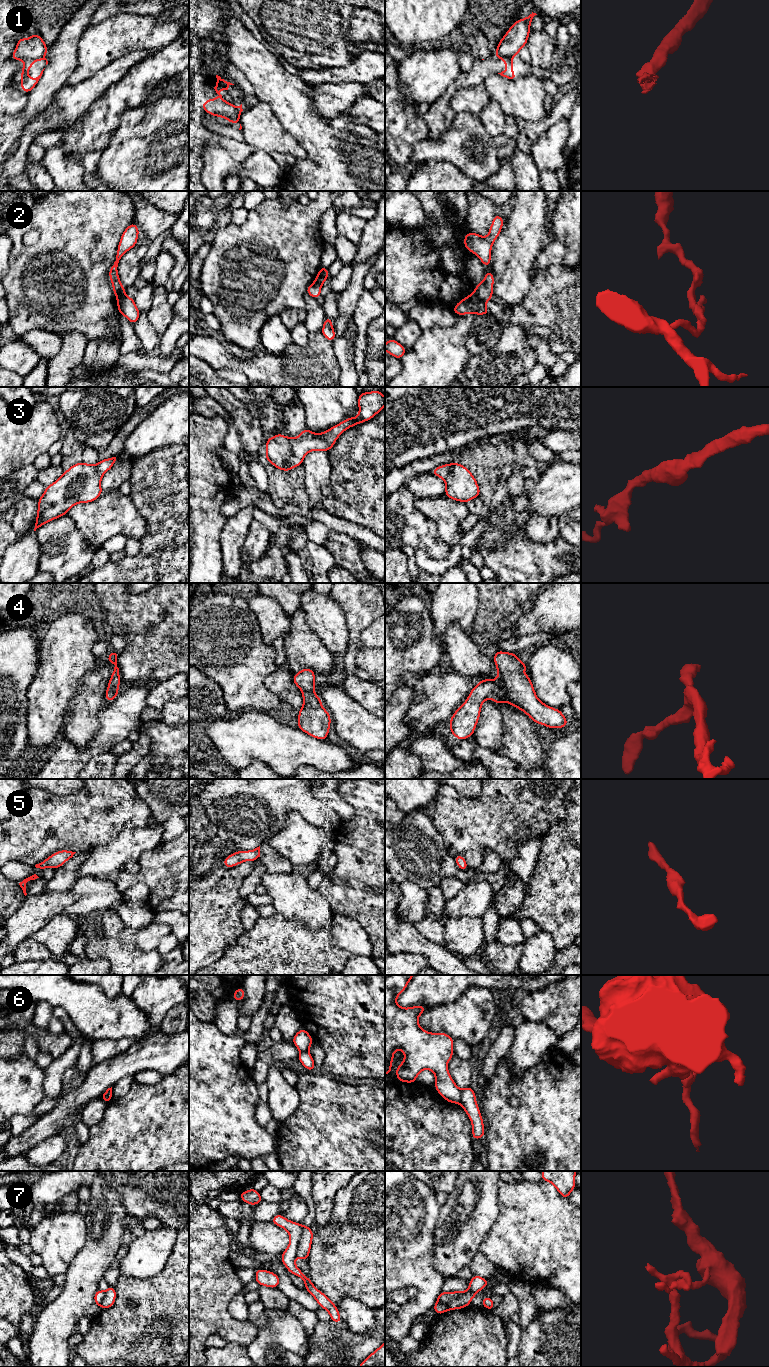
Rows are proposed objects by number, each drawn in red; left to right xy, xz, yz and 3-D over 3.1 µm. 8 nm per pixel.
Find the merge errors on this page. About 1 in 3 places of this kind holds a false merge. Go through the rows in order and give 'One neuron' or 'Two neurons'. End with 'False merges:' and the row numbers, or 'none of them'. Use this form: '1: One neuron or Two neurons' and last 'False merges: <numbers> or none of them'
1: Two neurons
2: Two neurons
3: One neuron
4: One neuron
5: One neuron
6: Two neurons
7: Two neurons
False merges: 1, 2, 6, 7

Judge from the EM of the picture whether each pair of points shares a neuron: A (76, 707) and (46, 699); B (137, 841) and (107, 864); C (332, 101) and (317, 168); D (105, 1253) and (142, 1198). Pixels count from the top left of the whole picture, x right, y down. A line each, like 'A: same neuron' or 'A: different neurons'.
A: different neurons
B: same neuron
C: different neurons
D: different neurons

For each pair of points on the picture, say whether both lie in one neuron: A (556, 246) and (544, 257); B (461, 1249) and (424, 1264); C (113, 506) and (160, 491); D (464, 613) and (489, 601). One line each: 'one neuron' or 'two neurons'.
A: one neuron
B: two neurons
C: two neurons
D: two neurons

